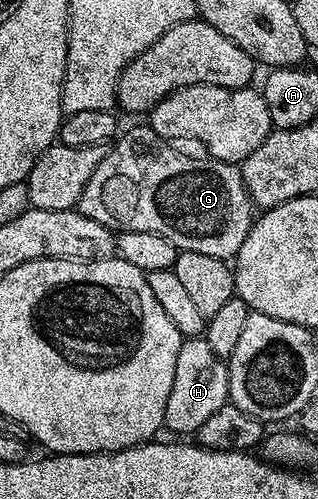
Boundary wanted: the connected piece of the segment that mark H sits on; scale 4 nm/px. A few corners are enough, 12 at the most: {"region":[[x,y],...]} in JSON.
{"region":[[205,336],[183,340],[164,407],[174,433],[228,404],[230,370]]}

